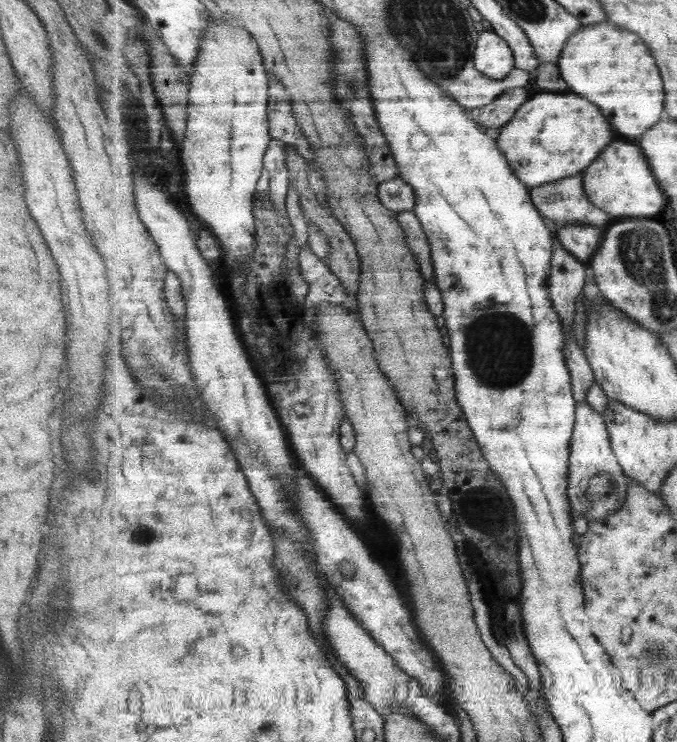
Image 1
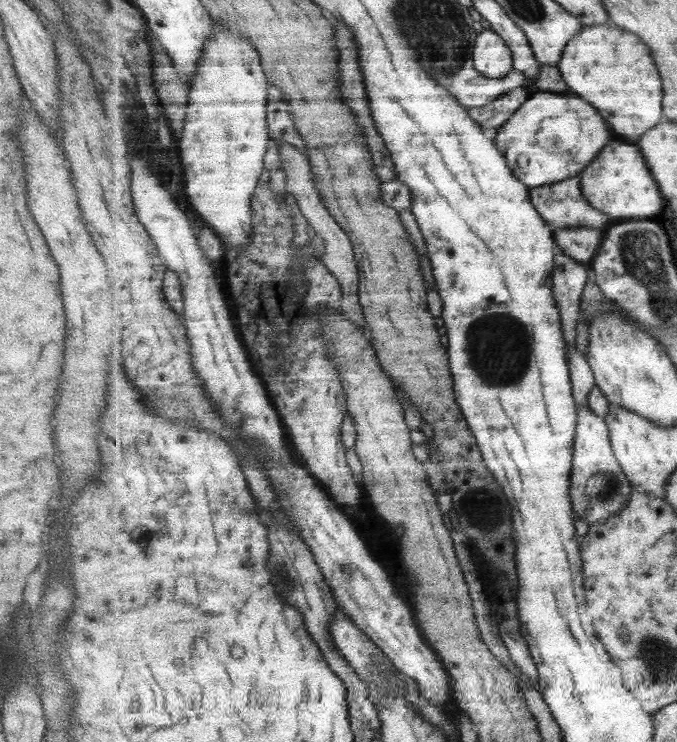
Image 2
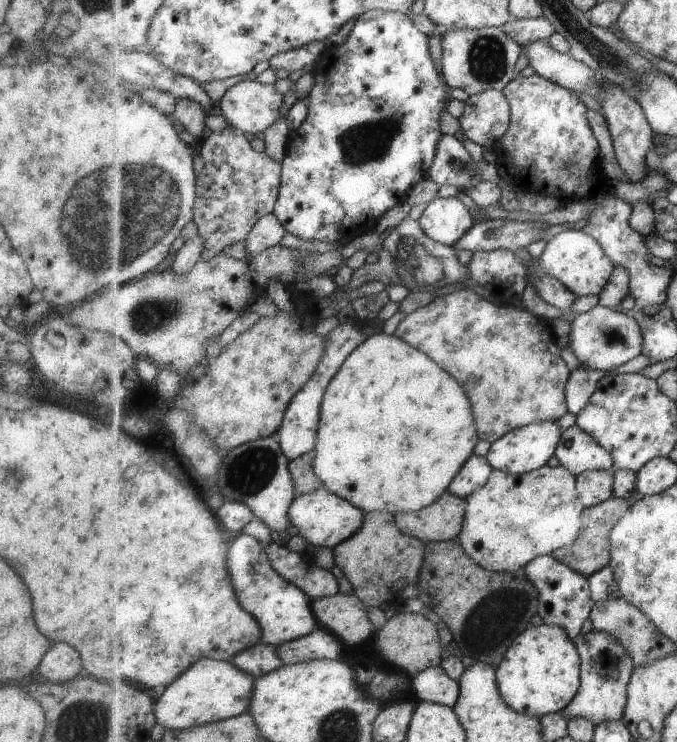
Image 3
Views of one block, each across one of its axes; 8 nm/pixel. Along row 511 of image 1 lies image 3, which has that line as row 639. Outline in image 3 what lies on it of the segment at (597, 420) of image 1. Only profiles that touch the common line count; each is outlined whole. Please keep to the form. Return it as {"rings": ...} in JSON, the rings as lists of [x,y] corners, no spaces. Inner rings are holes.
{"rings":[[[595,629],[590,630],[585,636],[574,638],[574,643],[582,658],[582,685],[577,696],[561,715],[566,721],[571,718],[586,718],[595,726],[601,726],[603,722],[623,720],[629,700],[627,688],[636,667],[631,652],[617,638],[611,638],[611,634]]]}

